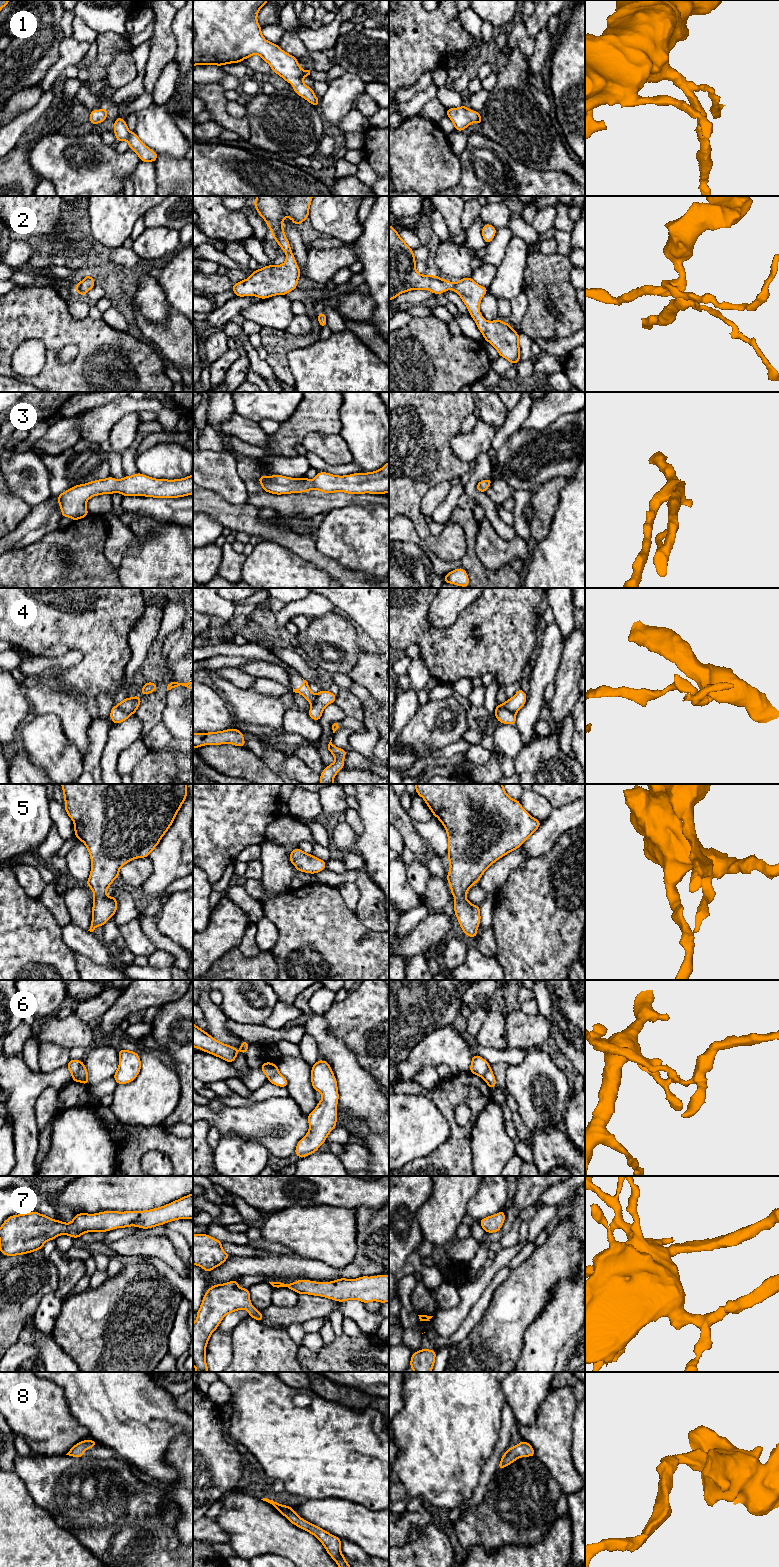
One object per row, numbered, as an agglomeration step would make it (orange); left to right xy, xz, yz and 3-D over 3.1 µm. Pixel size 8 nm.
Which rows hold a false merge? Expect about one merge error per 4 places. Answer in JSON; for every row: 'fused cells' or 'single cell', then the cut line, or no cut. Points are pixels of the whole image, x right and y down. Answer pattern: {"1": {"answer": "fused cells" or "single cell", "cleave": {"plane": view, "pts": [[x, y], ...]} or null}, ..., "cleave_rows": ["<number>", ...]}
{"1": {"answer": "single cell", "cleave": null}, "2": {"answer": "single cell", "cleave": null}, "3": {"answer": "single cell", "cleave": null}, "4": {"answer": "fused cells", "cleave": {"plane": "yz", "pts": [[498, 705], [515, 713]]}}, "5": {"answer": "single cell", "cleave": null}, "6": {"answer": "fused cells", "cleave": {"plane": "xy", "pts": [[82, 1063], [81, 1067], [72, 1076]]}}, "7": {"answer": "single cell", "cleave": null}, "8": {"answer": "single cell", "cleave": null}, "cleave_rows": ["4", "6"]}

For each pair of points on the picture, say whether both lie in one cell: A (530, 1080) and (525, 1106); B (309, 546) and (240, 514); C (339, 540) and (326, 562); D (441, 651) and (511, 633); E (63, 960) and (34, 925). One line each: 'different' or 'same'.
A: same
B: same
C: different
D: same
E: same

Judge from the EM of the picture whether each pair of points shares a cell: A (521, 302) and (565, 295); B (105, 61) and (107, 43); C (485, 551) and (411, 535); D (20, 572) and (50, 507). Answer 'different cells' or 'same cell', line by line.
A: different cells
B: same cell
C: different cells
D: different cells

